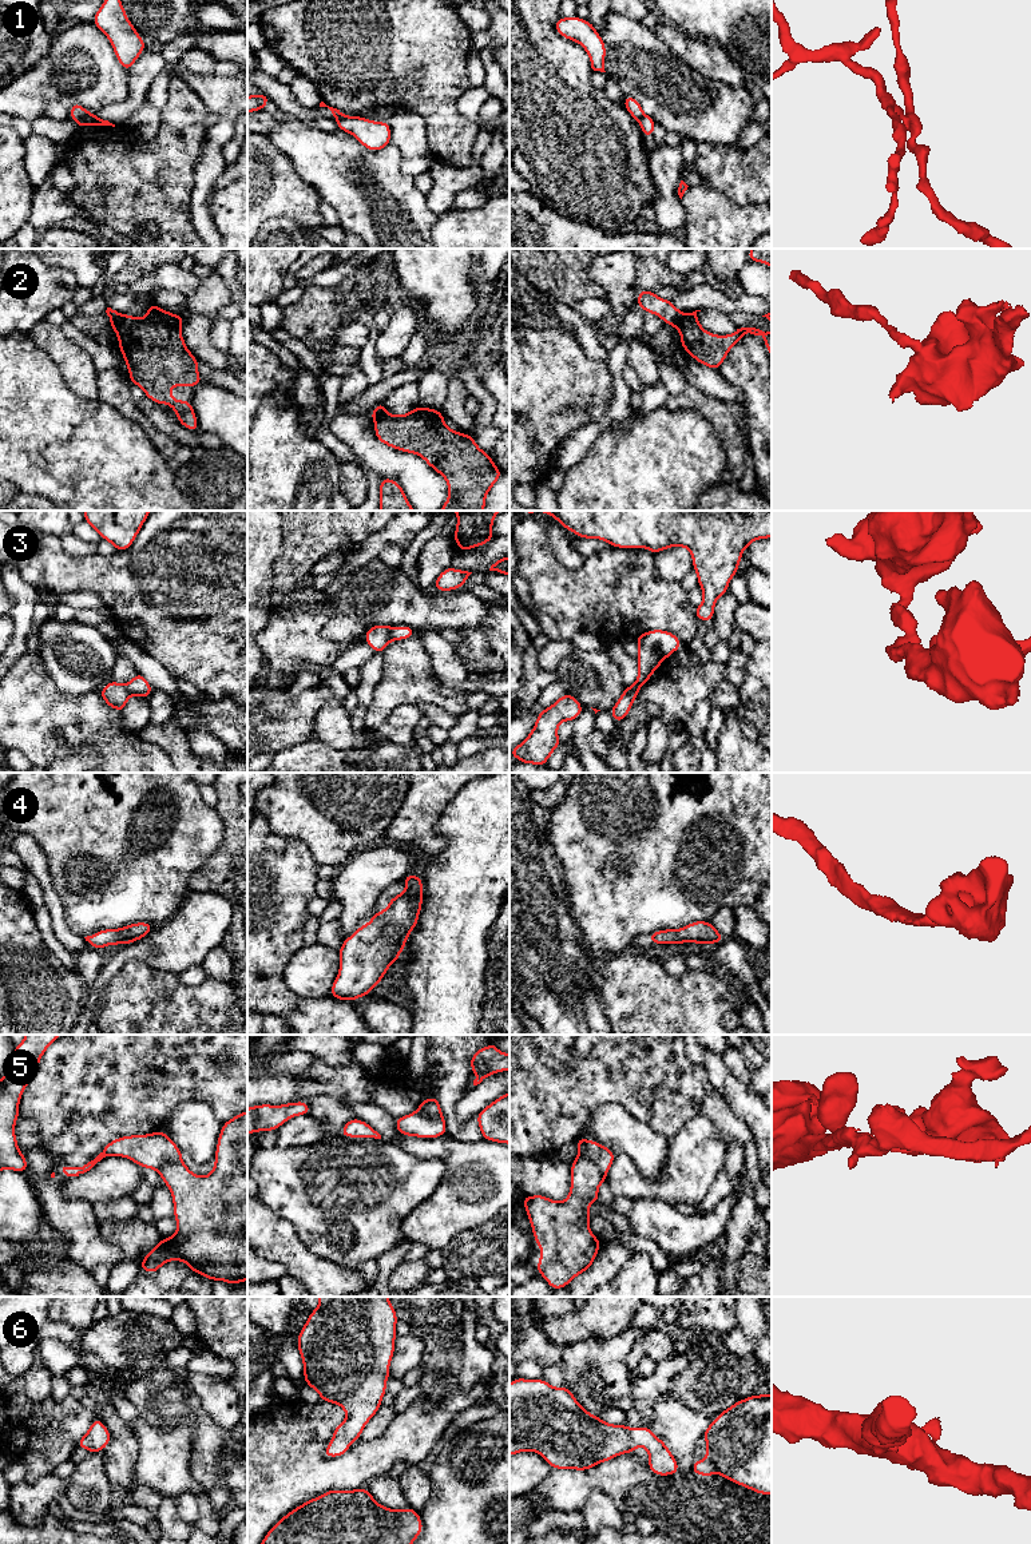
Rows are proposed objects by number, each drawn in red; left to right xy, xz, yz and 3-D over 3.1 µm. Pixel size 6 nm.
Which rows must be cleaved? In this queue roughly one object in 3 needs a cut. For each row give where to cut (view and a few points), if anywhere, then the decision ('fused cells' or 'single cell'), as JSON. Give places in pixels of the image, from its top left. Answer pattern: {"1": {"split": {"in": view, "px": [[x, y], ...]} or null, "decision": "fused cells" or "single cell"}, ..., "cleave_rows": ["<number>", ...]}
{"1": {"split": {"in": "xy", "px": [[90, 112], [76, 122]]}, "decision": "fused cells"}, "2": {"split": {"in": "yz", "px": [[683, 314], [677, 328]]}, "decision": "fused cells"}, "3": {"split": {"in": "xz", "px": [[392, 627], [389, 639]]}, "decision": "fused cells"}, "4": {"split": null, "decision": "single cell"}, "5": {"split": {"in": "yz", "px": [[579, 1155], [590, 1159], [605, 1174]]}, "decision": "fused cells"}, "6": {"split": null, "decision": "single cell"}, "cleave_rows": ["1", "2", "3", "5"]}

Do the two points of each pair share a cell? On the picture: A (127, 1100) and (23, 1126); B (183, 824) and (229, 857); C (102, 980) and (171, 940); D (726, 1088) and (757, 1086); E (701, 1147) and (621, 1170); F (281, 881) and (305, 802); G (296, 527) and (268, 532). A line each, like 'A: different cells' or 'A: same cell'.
A: different cells
B: different cells
C: same cell
D: different cells
E: same cell
F: different cells
G: different cells

